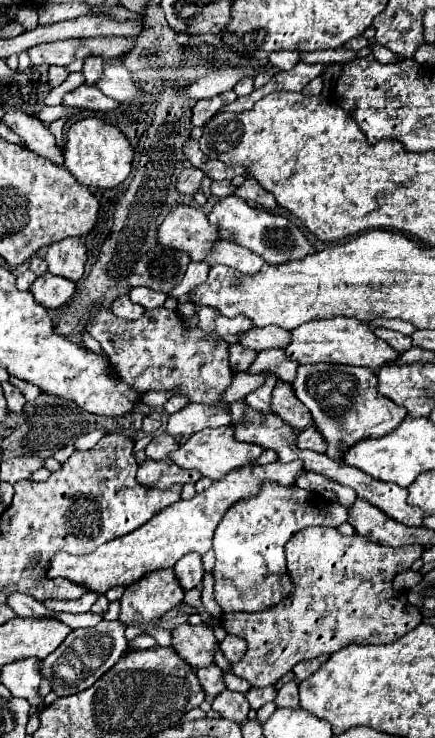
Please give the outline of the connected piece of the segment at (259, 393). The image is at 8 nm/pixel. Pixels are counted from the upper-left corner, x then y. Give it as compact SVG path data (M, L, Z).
M262 385L262 387L258 387L256 391L252 391L250 395L246 395L246 403L254 409L254 411L258 411L260 415L274 415L274 411L272 411L272 385Z

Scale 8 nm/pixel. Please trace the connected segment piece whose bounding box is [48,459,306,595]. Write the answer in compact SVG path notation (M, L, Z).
M300 459L292 463L276 461L270 465L244 465L232 469L226 477L214 481L204 493L198 493L188 501L176 501L174 505L158 511L148 523L144 523L136 531L104 543L90 555L76 557L58 553L50 563L48 575L76 581L80 585L90 587L90 591L98 591L102 595L114 585L132 585L152 571L174 567L174 563L186 553L194 551L204 555L212 547L212 537L218 523L234 503L256 497L266 481L282 487L294 487L296 479L304 473L306 469Z

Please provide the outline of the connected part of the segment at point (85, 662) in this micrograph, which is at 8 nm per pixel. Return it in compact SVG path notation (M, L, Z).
M100 621L94 627L74 629L54 653L42 659L42 675L52 685L52 691L58 697L66 697L94 685L94 681L100 679L126 651L124 633L126 625L122 625L122 621Z

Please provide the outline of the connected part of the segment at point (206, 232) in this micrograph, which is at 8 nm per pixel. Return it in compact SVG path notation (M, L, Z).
M182 203L170 209L156 231L156 241L162 247L182 249L192 261L204 261L216 239L216 227L210 225L206 213L198 207Z

